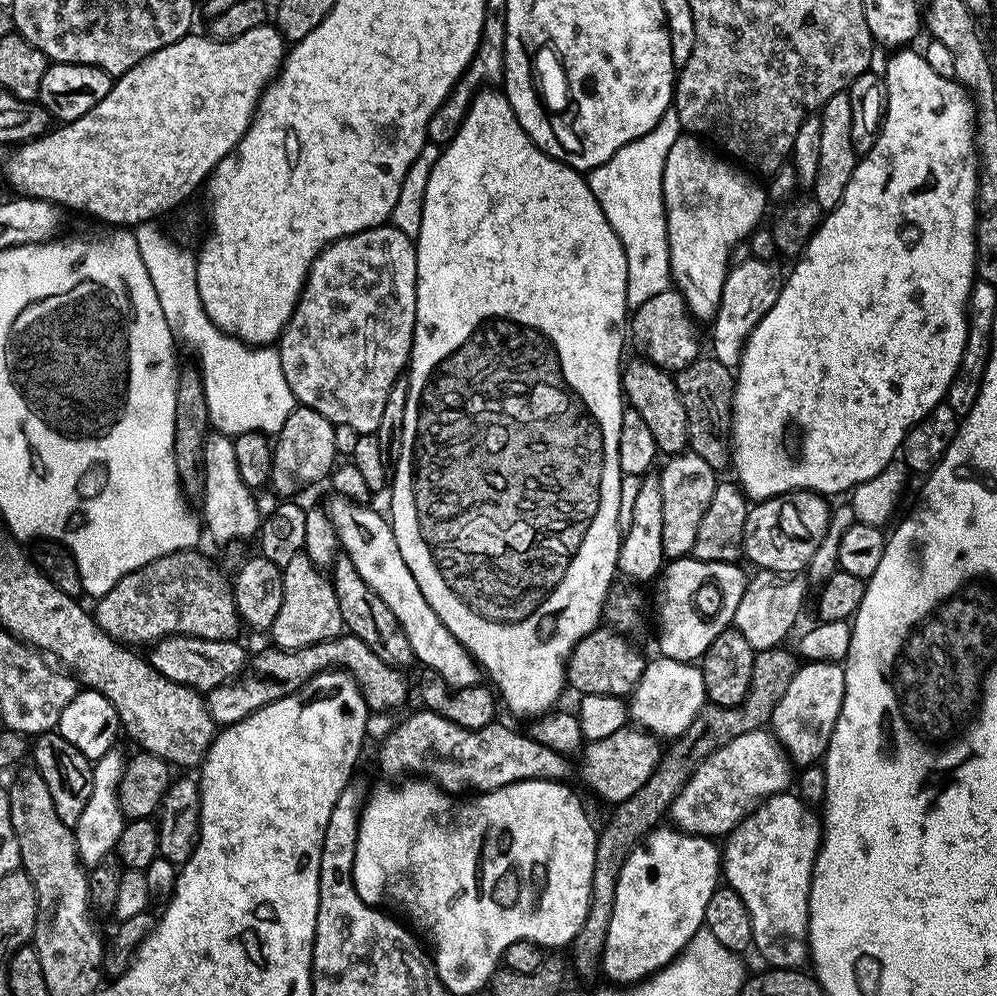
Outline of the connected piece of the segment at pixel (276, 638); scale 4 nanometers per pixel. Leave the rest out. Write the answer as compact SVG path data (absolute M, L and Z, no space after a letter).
M303 554L290 558L290 562L286 562L282 571L282 610L278 610L278 618L274 618L272 623L271 643L279 649L296 649L340 636L345 627L331 579Z

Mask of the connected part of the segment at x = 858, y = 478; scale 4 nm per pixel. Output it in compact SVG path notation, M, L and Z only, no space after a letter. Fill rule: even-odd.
M896 50L891 53L892 56L888 60L888 65L882 68L884 77L884 86L886 89L886 107L884 110L884 123L880 125L880 133L874 142L874 146L863 158L857 159L856 169L850 178L850 182L846 186L846 194L842 194L842 202L838 202L838 206L831 209L821 219L820 225L816 227L816 233L808 239L808 245L804 247L804 251L800 253L796 264L792 268L792 273L787 273L786 279L781 283L780 293L774 302L774 306L770 306L770 310L758 322L758 326L754 326L754 330L750 334L750 338L744 343L744 349L740 355L740 363L734 372L734 391L732 393L732 427L730 436L736 439L736 452L734 448L734 468L736 464L736 472L740 475L739 483L744 484L760 484L760 488L747 489L746 495L749 501L759 502L769 496L780 496L784 492L795 492L797 490L807 490L810 492L819 492L821 494L829 494L828 492L844 492L847 493L856 485L864 483L867 480L878 475L884 467L890 463L894 457L901 451L904 443L904 436L915 424L928 413L931 408L935 408L948 395L948 387L954 378L954 374L958 370L958 366L964 361L964 351L966 350L966 342L968 341L968 296L972 293L972 285L977 279L976 274L976 221L978 219L978 209L976 204L976 181L977 181L977 158L975 148L975 132L976 132L976 107L973 104L973 98L963 85L951 76L943 76L942 74L934 74L934 70L930 70L930 66L925 62L923 55L919 51L908 52L912 50ZM792 423L794 427L800 431L800 453L797 454L796 460L792 461L792 456L788 453L788 448L784 445L784 424Z

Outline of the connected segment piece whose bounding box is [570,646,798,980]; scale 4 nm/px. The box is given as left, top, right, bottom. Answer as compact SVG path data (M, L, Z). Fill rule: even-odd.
M777 646L757 651L754 658L754 674L750 674L750 690L746 698L738 706L727 708L717 704L705 703L704 709L697 714L694 722L681 736L675 737L672 744L667 745L666 751L660 759L654 774L638 790L623 802L611 809L612 817L599 829L596 838L596 865L592 879L592 901L586 914L586 922L582 930L573 938L570 951L570 964L584 980L592 980L601 975L600 959L606 946L606 932L610 930L610 916L614 910L614 896L618 886L618 874L622 874L622 866L630 853L637 851L636 844L645 839L653 828L665 819L666 813L671 809L674 798L686 786L686 782L694 774L694 770L716 748L721 748L726 742L738 738L738 734L759 732L771 721L772 712L778 706L782 694L786 694L786 686L794 678L798 667L798 656L795 651L787 647Z

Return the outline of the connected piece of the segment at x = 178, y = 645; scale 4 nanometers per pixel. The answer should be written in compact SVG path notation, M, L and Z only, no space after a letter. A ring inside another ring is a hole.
M165 636L163 640L155 641L147 649L146 659L154 670L158 670L166 678L184 684L188 688L195 688L201 694L207 694L214 687L236 680L245 671L250 656L249 653L244 653L243 646L236 640L207 640L197 636Z

